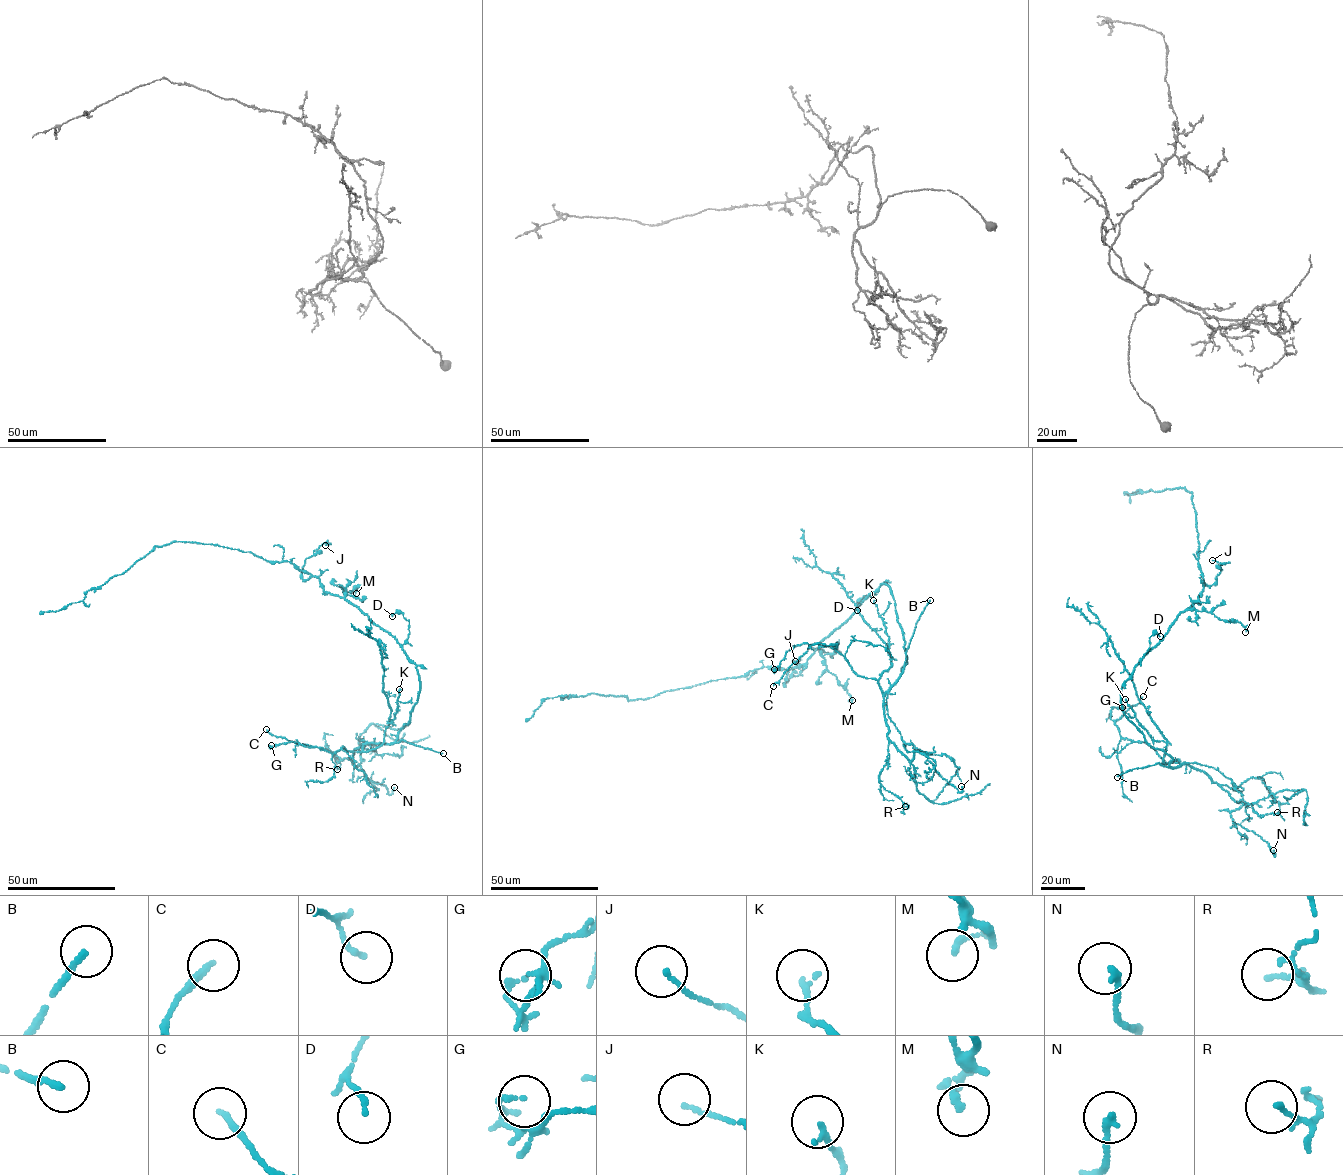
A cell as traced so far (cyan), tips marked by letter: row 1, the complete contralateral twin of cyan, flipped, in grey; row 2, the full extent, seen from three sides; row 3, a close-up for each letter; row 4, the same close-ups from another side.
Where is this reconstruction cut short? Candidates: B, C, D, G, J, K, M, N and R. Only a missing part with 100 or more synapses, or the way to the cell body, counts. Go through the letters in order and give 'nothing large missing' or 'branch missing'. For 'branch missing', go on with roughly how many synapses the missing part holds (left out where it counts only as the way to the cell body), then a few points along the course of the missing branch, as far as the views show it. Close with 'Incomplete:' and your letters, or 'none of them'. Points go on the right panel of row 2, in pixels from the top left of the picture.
B: branch missing; missing branch runs (1117, 777), (1101, 787), (1084, 780)
C: nothing large missing
D: nothing large missing
G: nothing large missing
J: nothing large missing
K: nothing large missing
M: nothing large missing
N: nothing large missing
R: nothing large missing
Incomplete: B

